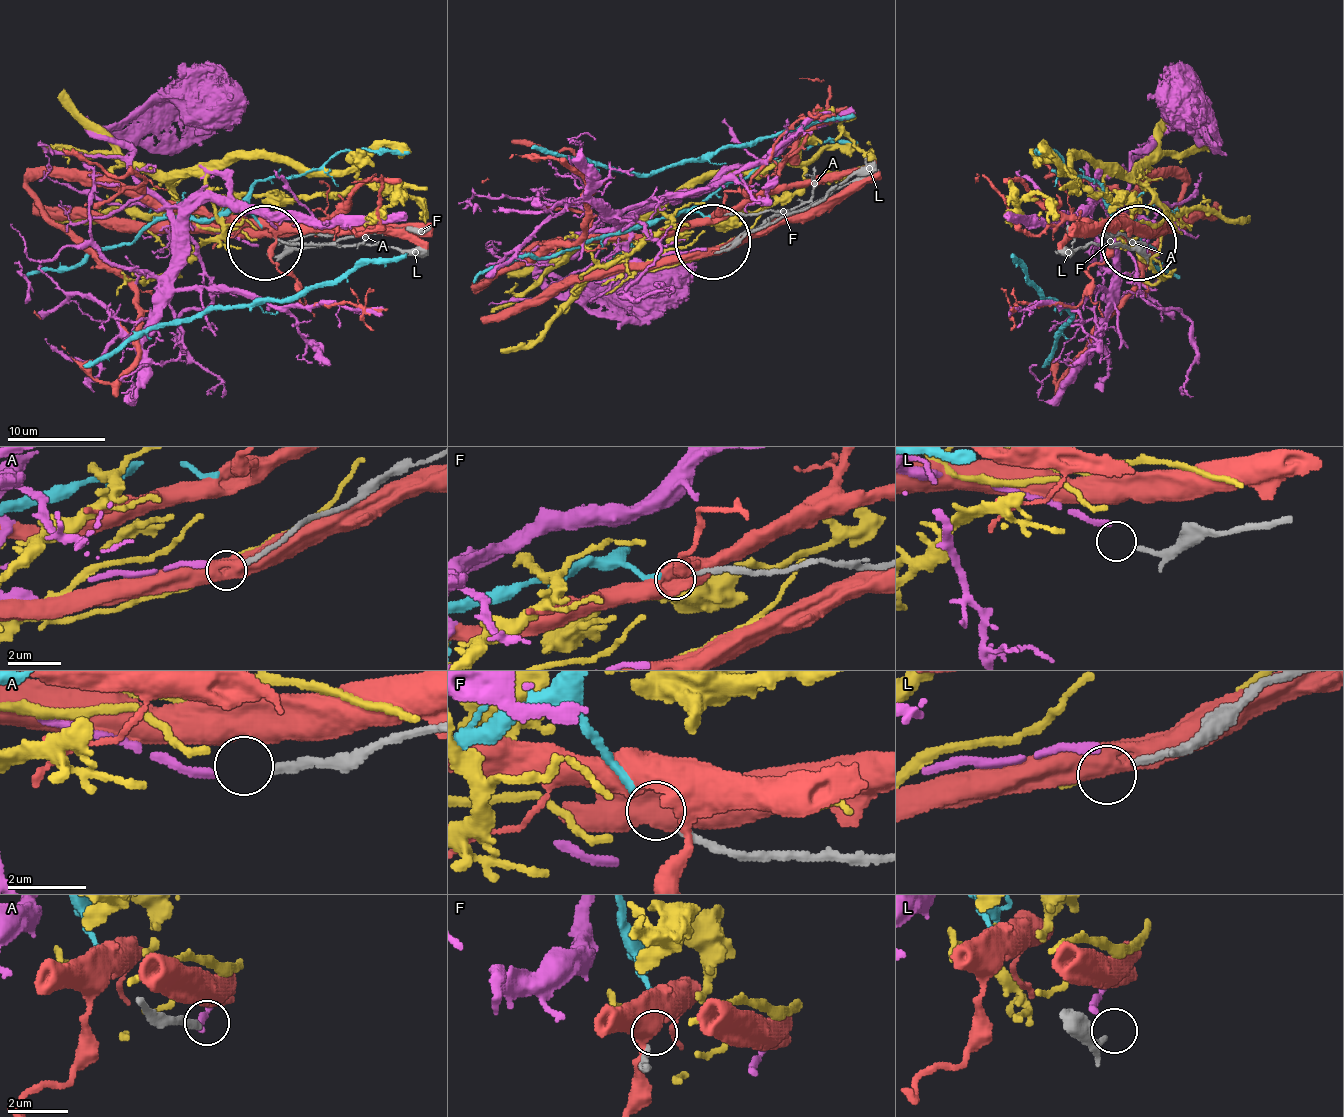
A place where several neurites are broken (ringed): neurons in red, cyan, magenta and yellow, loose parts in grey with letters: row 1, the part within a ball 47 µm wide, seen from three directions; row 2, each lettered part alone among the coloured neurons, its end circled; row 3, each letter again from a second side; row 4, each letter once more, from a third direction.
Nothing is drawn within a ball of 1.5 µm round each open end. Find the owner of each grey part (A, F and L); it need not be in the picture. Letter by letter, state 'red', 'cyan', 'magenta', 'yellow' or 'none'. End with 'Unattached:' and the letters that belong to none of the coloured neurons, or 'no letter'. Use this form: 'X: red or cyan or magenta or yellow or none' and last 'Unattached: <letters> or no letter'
A: magenta
F: cyan
L: none
Unattached: L

